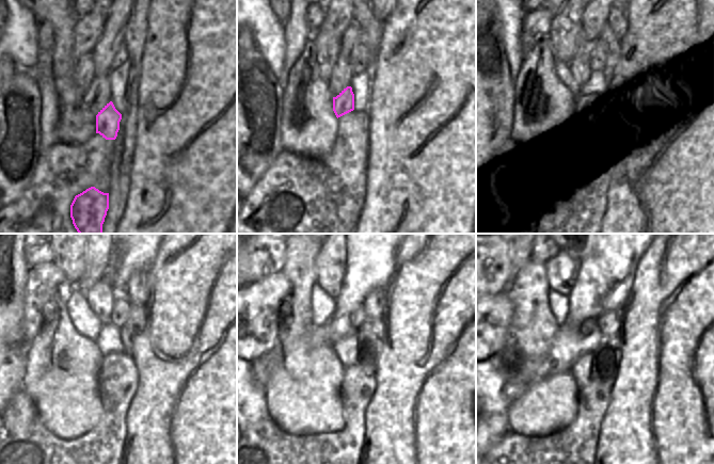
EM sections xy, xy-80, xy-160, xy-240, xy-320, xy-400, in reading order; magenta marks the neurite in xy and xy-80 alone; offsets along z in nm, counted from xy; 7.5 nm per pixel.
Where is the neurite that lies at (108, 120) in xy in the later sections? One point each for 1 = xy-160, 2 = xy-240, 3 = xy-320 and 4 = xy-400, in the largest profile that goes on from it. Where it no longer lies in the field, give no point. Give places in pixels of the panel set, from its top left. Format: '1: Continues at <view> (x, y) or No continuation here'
1: Continues at xy-160 (580, 68)
2: Continues at xy-240 (100, 298)
3: Continues at xy-320 (332, 285)
4: Continues at xy-400 (558, 281).

